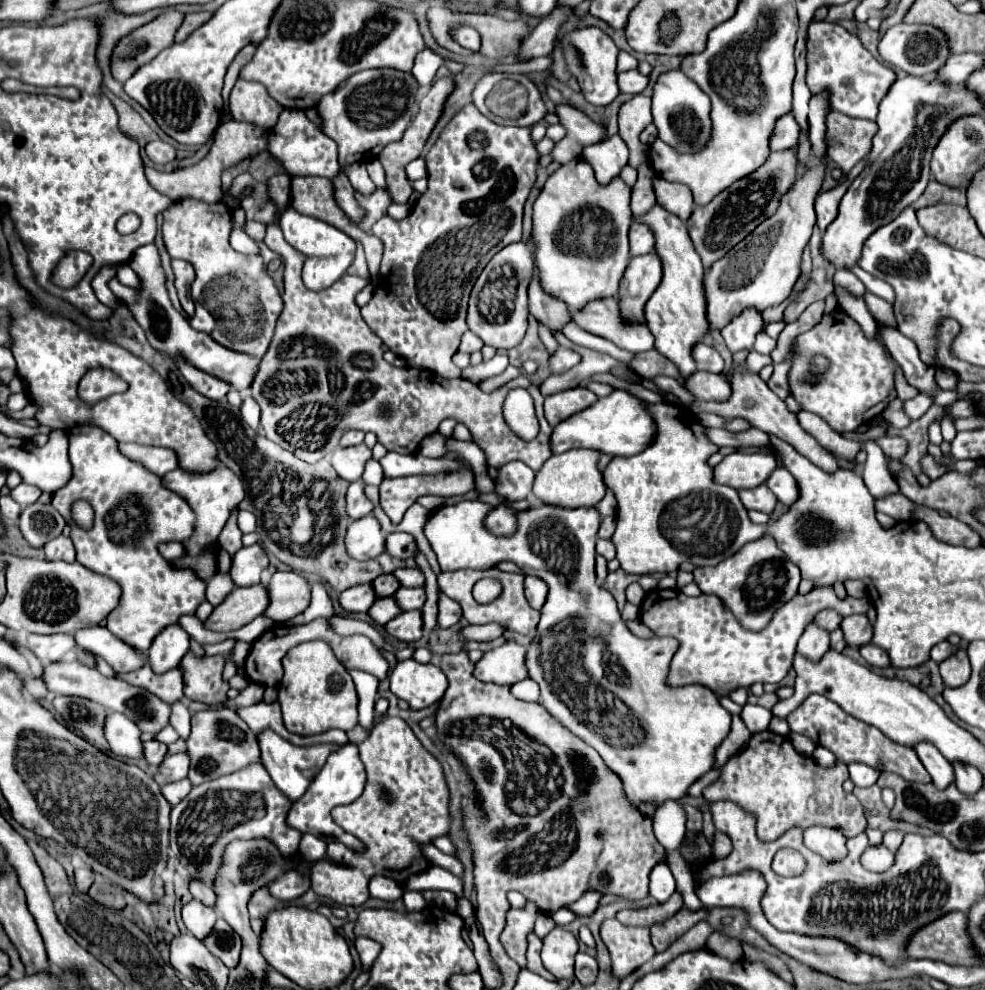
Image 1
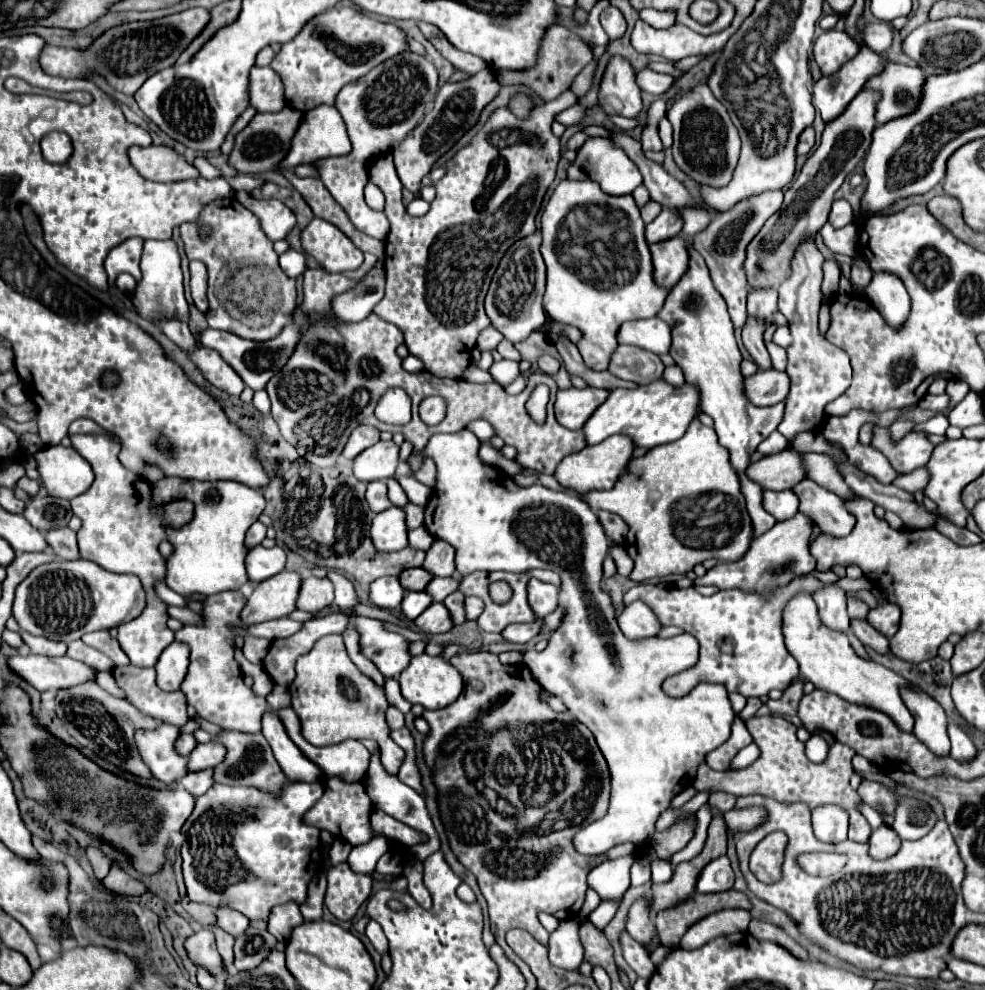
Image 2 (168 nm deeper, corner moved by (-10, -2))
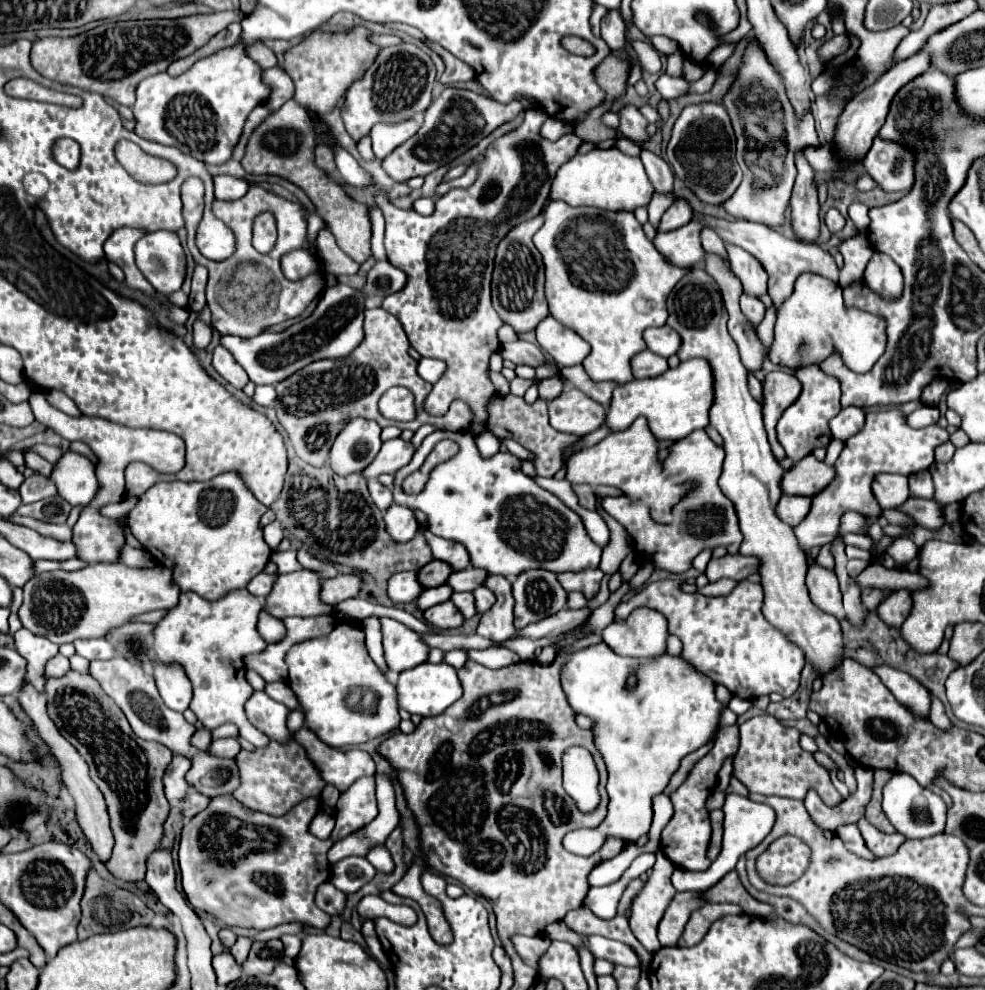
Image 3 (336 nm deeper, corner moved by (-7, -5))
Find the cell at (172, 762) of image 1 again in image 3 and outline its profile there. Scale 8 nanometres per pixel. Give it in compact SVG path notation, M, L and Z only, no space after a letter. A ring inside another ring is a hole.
M221 738L211 742L211 754L221 756L221 758L235 758L235 754L241 752L241 744L237 738Z

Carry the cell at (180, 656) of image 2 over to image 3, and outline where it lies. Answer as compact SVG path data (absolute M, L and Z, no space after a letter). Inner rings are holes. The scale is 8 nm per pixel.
M157 660L153 666L153 676L163 702L175 712L185 712L191 702L191 684L183 668L167 666Z

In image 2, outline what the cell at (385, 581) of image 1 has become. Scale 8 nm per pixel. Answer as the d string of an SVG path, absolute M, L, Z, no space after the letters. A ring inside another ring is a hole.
M408 569L408 571L402 571L398 579L406 591L424 591L432 575L424 569Z

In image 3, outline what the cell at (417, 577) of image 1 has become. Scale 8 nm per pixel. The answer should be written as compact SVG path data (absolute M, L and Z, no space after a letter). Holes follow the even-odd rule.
M425 530L425 538L429 540L435 560L443 560L443 562L451 564L453 570L461 570L461 568L469 566L469 552L459 542L453 542L447 538L437 538L429 530Z

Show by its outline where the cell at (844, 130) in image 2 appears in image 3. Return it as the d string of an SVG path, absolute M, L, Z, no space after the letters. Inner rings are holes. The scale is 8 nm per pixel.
M917 52L917 54L909 56L907 60L897 62L875 84L865 88L861 94L853 96L853 100L847 102L843 114L841 114L839 122L837 122L837 132L835 132L837 154L841 154L841 158L845 158L845 160L863 158L867 154L873 138L879 134L881 126L885 124L885 118L887 118L887 112L889 112L889 104L893 100L893 94L897 94L897 90L901 90L901 86L905 86L913 78L925 74L929 68L931 68L931 56L927 52Z

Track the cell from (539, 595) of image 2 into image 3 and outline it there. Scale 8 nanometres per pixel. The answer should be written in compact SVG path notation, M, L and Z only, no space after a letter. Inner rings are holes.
M535 568L521 572L513 580L513 598L515 598L515 628L521 630L565 608L567 592L559 584L555 572Z

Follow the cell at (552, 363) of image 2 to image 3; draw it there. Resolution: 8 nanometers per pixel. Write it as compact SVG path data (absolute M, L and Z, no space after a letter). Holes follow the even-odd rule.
M523 340L503 344L499 354L505 360L511 360L513 364L527 364L527 366L533 366L533 368L537 368L537 366L541 366L545 362L545 356L543 356L541 348L537 344L523 342Z

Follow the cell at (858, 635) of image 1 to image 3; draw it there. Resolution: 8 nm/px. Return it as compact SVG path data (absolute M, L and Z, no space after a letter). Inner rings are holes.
M895 590L891 592L877 608L879 616L883 618L883 622L887 622L889 626L901 628L901 624L905 622L905 618L909 616L913 606L911 600L911 592L909 590Z

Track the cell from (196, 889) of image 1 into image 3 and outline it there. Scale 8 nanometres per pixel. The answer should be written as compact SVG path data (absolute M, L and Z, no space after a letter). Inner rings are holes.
M241 936L241 938L235 942L235 946L231 946L231 954L233 954L233 958L237 960L239 966L243 966L243 962L245 962L245 958L247 958L247 954L249 954L249 948L251 948L251 940L245 938L245 936Z

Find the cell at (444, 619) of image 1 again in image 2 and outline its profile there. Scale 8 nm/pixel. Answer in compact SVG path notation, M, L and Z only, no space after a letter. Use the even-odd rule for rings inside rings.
M466 597L466 601L464 601L464 611L466 611L466 619L468 619L468 621L478 619L478 615L482 613L482 609L484 609L484 603L482 603L478 597Z

